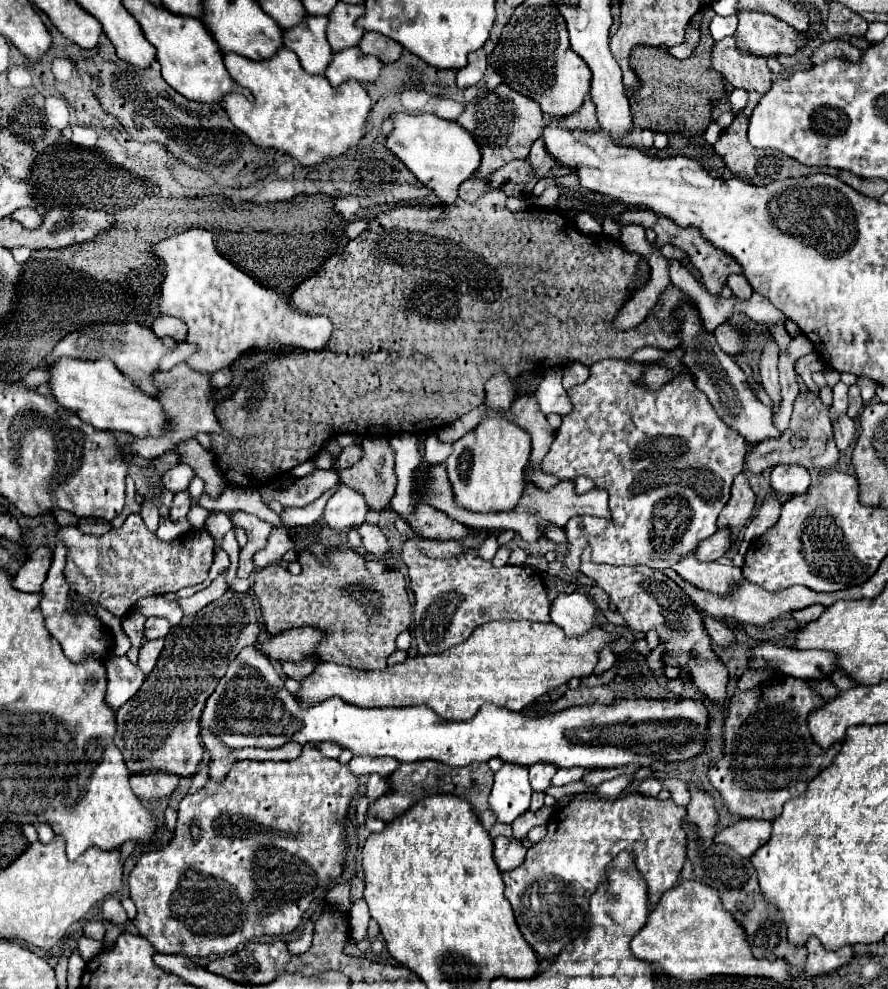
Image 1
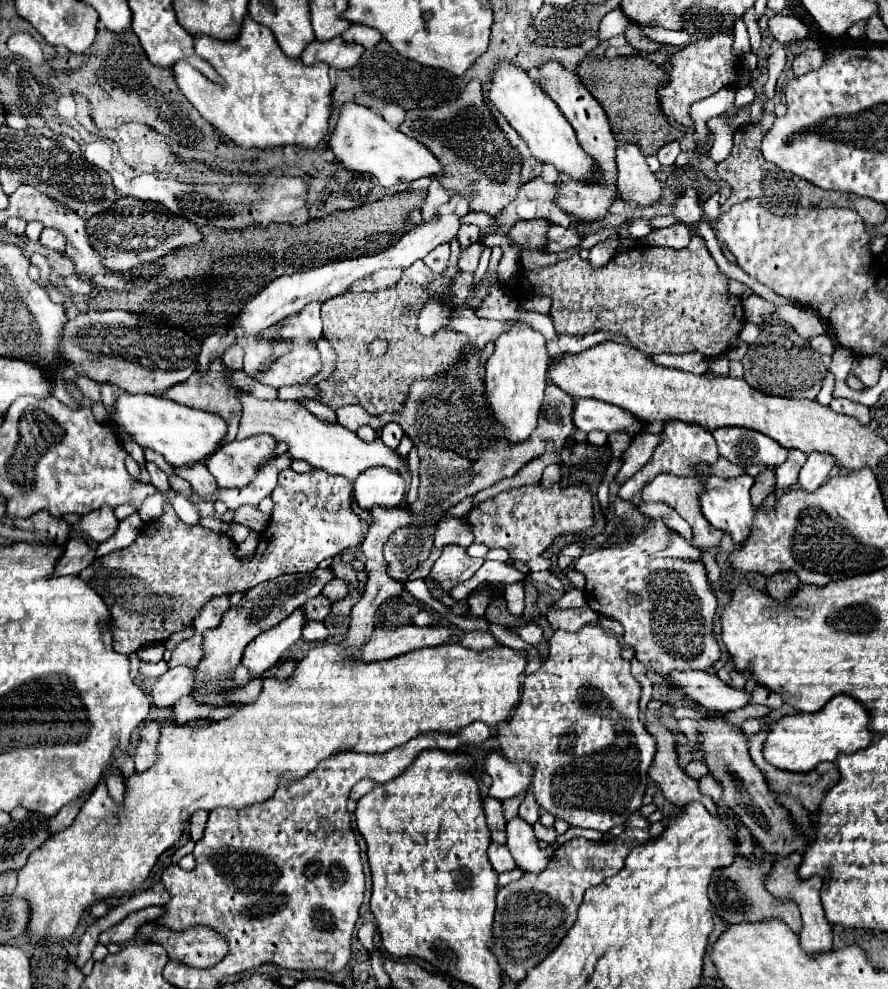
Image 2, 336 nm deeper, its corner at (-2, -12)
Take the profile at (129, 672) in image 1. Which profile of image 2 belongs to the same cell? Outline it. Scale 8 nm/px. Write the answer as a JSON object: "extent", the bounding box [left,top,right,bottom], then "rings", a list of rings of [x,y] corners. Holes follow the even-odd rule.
{"extent":[152,666,196,708],"rings":[[[176,666],[170,668],[164,676],[158,678],[152,698],[158,708],[172,708],[174,702],[182,696],[188,696],[192,692],[192,686],[196,684],[196,670],[188,666]]]}

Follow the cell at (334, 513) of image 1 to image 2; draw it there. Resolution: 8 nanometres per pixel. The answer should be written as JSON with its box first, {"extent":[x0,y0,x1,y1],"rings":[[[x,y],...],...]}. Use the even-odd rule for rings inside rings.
{"extent":[354,466,406,510],"rings":[[[376,466],[364,470],[356,482],[354,482],[354,498],[362,510],[370,510],[372,506],[400,506],[402,498],[406,492],[406,480],[402,478],[400,472],[386,468],[386,466]]]}

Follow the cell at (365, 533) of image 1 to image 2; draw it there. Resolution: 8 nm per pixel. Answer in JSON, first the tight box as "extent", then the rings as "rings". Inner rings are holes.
{"extent":[84,468,364,654],"rings":[[[318,468],[312,470],[312,472],[308,472],[308,474],[296,474],[294,470],[282,470],[282,472],[278,474],[278,484],[276,484],[276,488],[274,488],[274,492],[272,492],[272,496],[270,496],[270,498],[274,500],[272,518],[270,518],[266,530],[260,534],[260,544],[258,544],[254,556],[248,558],[248,560],[241,560],[236,556],[237,545],[229,537],[218,532],[212,532],[212,530],[208,530],[208,528],[204,528],[204,526],[188,526],[188,524],[184,524],[184,522],[176,516],[172,504],[166,504],[166,506],[164,506],[164,514],[162,514],[158,520],[148,522],[148,524],[144,526],[144,530],[142,530],[142,534],[134,540],[134,544],[130,544],[128,548],[114,550],[114,552],[110,552],[110,554],[102,556],[102,558],[96,560],[90,568],[84,570],[84,580],[86,580],[86,584],[88,584],[90,588],[94,588],[94,590],[102,596],[102,600],[106,602],[106,606],[108,606],[108,610],[110,610],[110,616],[112,616],[112,632],[114,632],[114,650],[120,652],[120,654],[132,654],[132,652],[136,652],[138,648],[142,648],[144,644],[164,642],[170,634],[174,634],[174,632],[178,632],[178,630],[184,630],[186,626],[192,626],[192,624],[194,624],[194,618],[200,614],[202,606],[204,606],[206,602],[210,602],[212,598],[216,598],[216,596],[232,596],[234,592],[248,592],[248,590],[254,588],[256,584],[266,582],[266,580],[272,580],[272,578],[278,578],[278,576],[282,576],[282,574],[312,572],[312,570],[318,568],[318,564],[320,564],[322,560],[332,558],[332,556],[336,556],[336,554],[342,554],[346,548],[358,548],[358,546],[362,544],[362,540],[364,540],[364,534],[362,534],[360,518],[358,518],[358,516],[352,512],[352,508],[350,508],[350,492],[352,492],[352,482],[344,480],[342,476],[326,474],[324,470],[318,470]]]}

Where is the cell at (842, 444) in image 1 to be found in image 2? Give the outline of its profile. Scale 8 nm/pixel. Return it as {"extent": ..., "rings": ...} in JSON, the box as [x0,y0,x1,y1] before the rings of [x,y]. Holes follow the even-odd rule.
{"extent":[830,398,870,424],"rings":[[[834,398],[830,402],[830,408],[834,412],[842,412],[842,414],[848,414],[848,416],[854,416],[858,418],[862,424],[864,422],[870,422],[870,408],[860,404],[860,402],[854,402],[854,400],[848,400],[848,398]]]}

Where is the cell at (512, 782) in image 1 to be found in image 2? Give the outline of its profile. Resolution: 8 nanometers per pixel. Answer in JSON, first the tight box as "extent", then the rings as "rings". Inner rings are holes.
{"extent":[506,818,552,874],"rings":[[[514,818],[508,822],[506,832],[508,832],[506,846],[516,860],[516,866],[526,874],[542,872],[546,868],[552,852],[538,848],[538,840],[534,836],[532,826],[520,818]]]}

